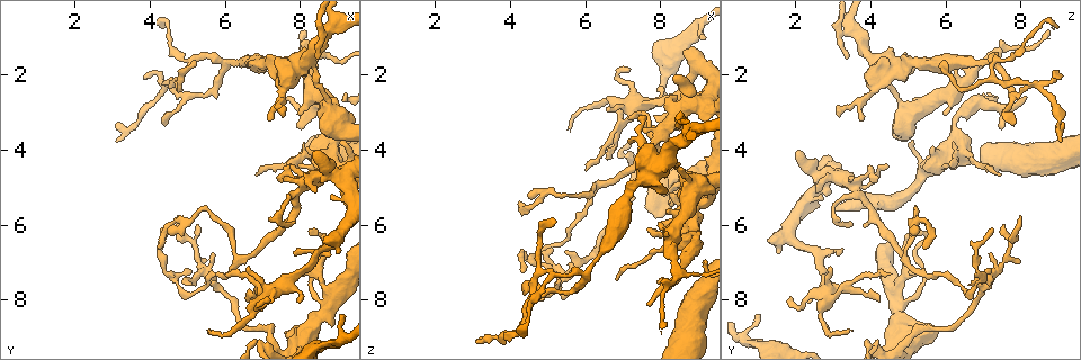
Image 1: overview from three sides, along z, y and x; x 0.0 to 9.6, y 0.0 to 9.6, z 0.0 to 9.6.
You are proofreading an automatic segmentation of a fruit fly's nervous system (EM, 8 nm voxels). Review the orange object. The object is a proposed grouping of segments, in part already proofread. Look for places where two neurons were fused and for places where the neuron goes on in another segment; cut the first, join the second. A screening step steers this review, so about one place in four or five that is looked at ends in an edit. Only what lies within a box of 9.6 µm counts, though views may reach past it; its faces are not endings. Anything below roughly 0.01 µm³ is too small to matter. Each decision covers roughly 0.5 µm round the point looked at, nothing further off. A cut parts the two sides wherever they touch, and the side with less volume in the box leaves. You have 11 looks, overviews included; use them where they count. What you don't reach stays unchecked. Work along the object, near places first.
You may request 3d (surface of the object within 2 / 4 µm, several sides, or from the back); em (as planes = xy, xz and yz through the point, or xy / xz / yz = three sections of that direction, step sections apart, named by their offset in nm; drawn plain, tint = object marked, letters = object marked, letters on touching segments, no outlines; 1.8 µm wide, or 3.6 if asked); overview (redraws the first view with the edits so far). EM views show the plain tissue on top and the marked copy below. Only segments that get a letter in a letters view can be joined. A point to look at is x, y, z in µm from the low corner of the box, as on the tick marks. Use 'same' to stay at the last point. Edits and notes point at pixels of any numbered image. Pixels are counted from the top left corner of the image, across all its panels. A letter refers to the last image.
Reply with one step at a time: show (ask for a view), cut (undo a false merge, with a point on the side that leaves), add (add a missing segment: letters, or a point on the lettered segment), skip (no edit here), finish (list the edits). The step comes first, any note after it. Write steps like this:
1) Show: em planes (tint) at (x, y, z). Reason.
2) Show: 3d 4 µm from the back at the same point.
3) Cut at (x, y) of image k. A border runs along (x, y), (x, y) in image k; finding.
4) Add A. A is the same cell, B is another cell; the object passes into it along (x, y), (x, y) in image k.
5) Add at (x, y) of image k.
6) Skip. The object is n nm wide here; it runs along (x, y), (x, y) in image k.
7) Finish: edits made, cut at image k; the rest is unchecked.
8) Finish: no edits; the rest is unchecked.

Show: em 3.6 µm planes (letters) at (8.20, 1.75, 4.40).

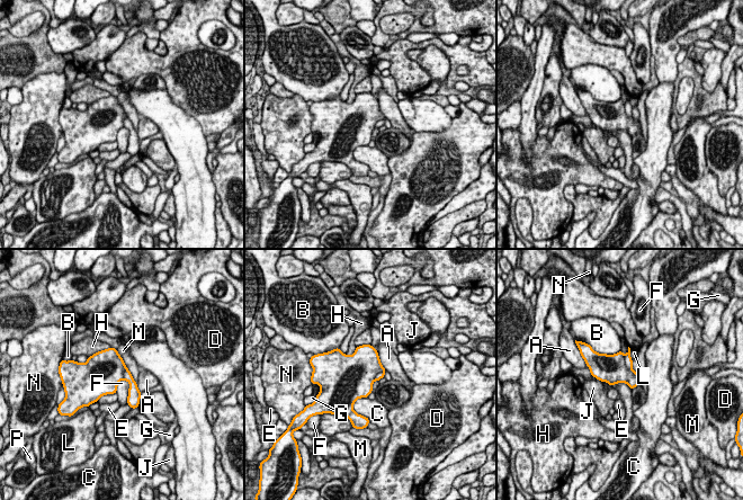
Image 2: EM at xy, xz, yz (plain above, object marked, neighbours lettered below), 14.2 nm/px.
Skip. The longest contact is with M, 600 nm; A, B, C, D, E, F, G, H, J, L, M, N and P are other cells; a border runs along (122, 378), (128, 383), (127, 402) in image 2; one neuron here.

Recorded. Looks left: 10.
Show: em planes (tint) at (4.45, 2.25, 8.50). Arms part here.

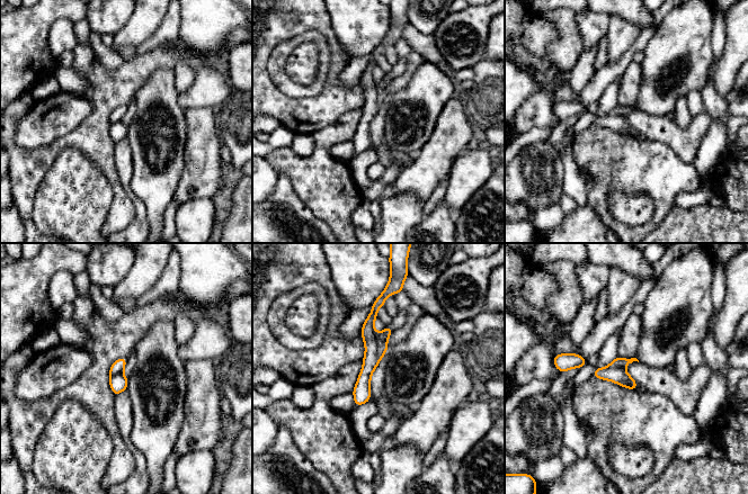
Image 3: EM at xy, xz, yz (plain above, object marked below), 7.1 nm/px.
Show: em planes (letters) at the same point. See the neighbours.

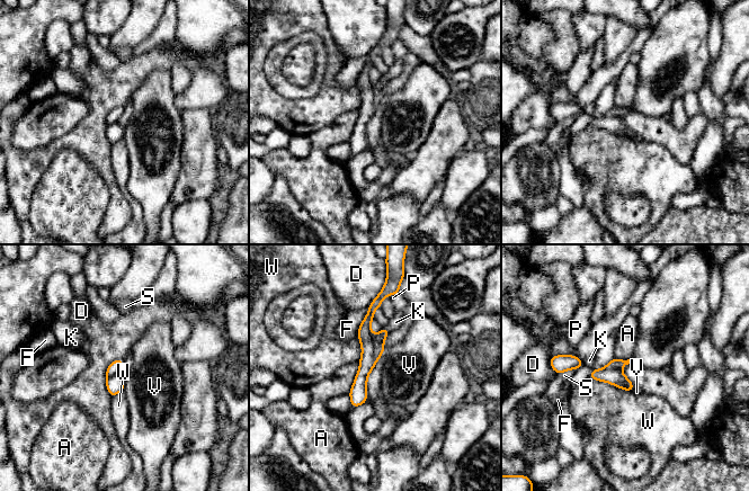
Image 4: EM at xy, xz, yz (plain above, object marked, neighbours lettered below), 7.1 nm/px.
Skip. The longest contact is with A, 300 nm; A, D, F, K, P, S, V and W are other cells; it runs along (377, 303), (366, 322), (367, 364), (354, 403) in image 4; one neuron here.

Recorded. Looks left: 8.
Show: 3d 4 µm at (5.15, 1.60, 6.05). Free end.

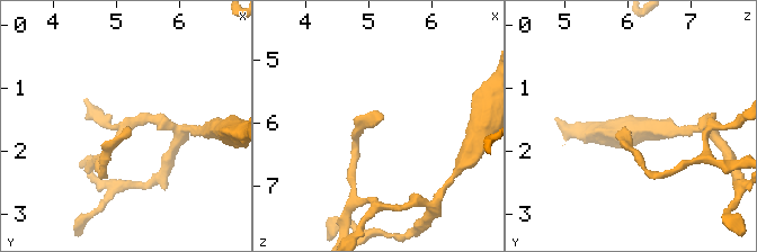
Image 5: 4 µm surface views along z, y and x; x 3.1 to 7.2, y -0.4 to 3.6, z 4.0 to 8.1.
Show: em planes (letters) at (5.20, 1.60, 5.95). Need the tissue.

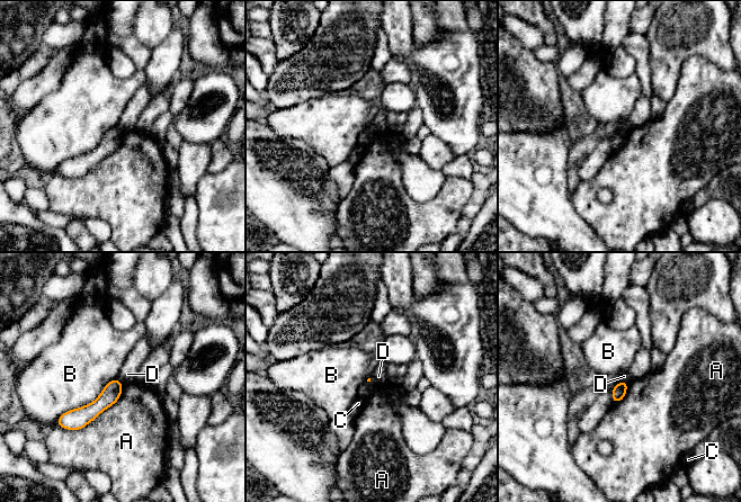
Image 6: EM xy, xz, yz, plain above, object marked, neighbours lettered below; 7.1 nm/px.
Skip. A, B, C and D are other cells; a border runs along (627, 379), (618, 382) in image 6; none of them fits.

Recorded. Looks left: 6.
Show: em planes (letters) at (5.50, 7.20, 7.25). Four-way junction.

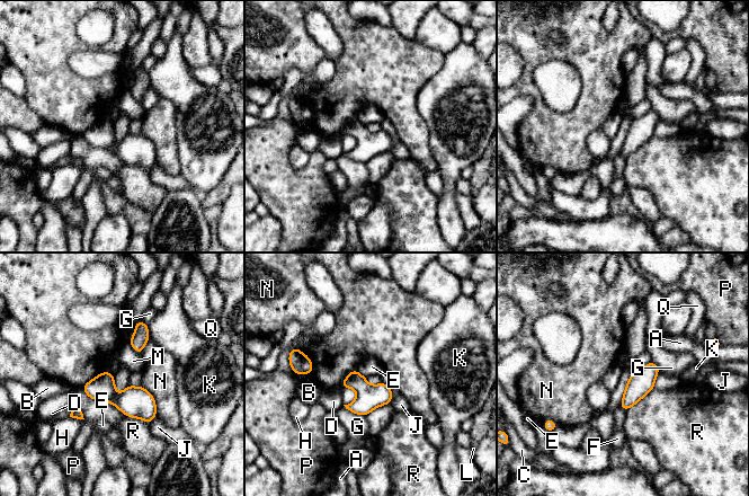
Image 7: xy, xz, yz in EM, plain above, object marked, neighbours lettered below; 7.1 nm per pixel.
Skip. A, B, C, D, E, F, G, H, J, K, L, M, N, P, Q and R are other cells; a border runs along (350, 387), (356, 397), (344, 405) in image 7; all the same neuron.

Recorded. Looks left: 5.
Finish: no edits; the rest is unchecked.

